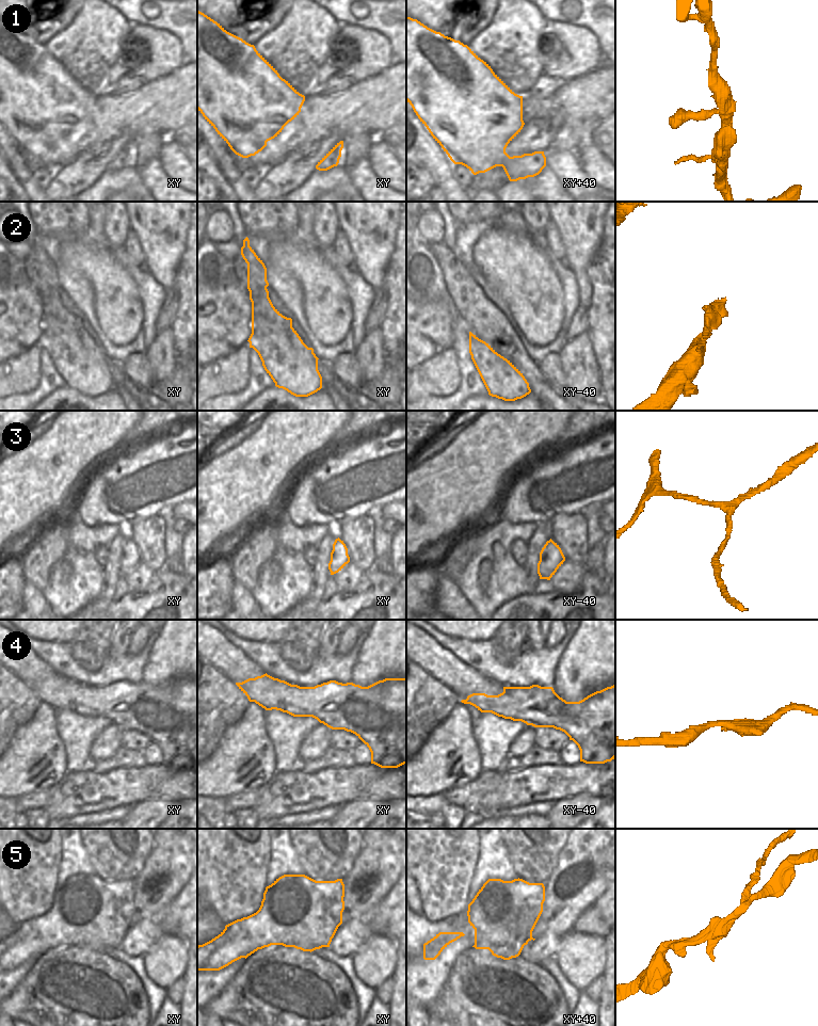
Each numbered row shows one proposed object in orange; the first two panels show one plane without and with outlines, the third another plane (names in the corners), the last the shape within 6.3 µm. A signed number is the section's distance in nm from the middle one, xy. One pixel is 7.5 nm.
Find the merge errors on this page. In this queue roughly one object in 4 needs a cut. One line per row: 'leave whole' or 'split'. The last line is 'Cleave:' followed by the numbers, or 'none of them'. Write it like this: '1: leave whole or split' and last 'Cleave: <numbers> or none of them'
1: leave whole
2: split
3: leave whole
4: leave whole
5: split
Cleave: 2, 5

